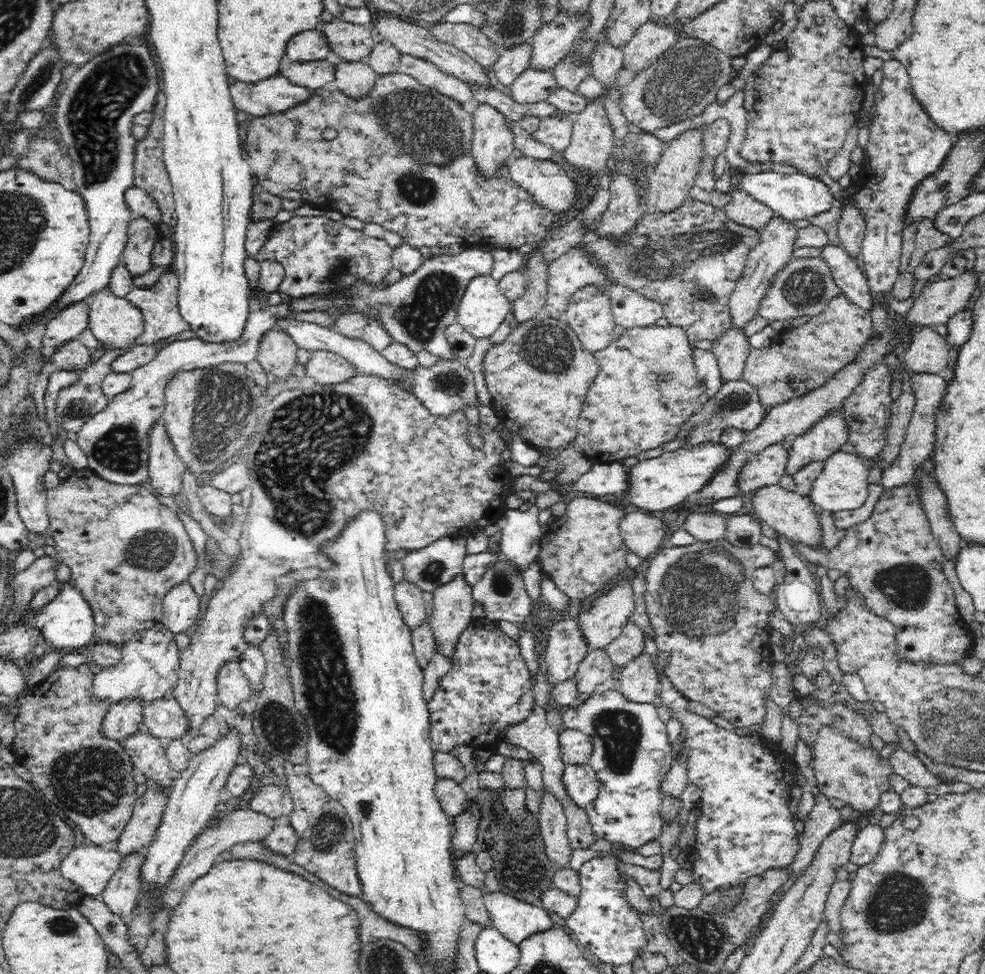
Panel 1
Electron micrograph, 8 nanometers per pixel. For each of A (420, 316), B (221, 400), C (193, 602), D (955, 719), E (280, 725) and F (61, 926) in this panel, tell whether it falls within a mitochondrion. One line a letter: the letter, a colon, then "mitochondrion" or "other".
A: mitochondrion
B: mitochondrion
C: other
D: mitochondrion
E: mitochondrion
F: mitochondrion

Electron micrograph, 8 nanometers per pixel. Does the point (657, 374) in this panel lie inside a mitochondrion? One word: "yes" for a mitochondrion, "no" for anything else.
yes

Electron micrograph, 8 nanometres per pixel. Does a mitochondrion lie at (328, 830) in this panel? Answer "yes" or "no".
yes

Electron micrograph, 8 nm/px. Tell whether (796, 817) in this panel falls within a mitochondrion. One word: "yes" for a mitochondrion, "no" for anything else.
no

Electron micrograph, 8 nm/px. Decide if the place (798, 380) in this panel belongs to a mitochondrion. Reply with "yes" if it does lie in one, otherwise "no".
yes

